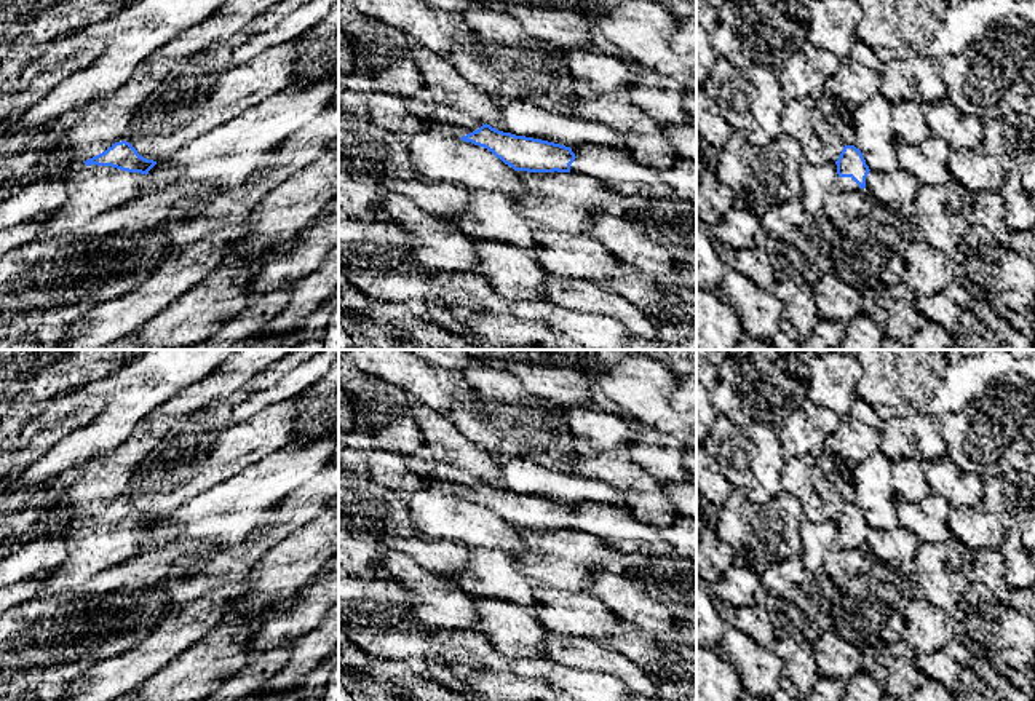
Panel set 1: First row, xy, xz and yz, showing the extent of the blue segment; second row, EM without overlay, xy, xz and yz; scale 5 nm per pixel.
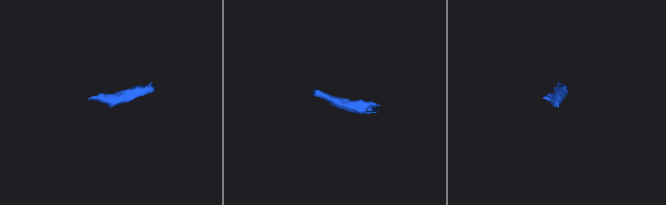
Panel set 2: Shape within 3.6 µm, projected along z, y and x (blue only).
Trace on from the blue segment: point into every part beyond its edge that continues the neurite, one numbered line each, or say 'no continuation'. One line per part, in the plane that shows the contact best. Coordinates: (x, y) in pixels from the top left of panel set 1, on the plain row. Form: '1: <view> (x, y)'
1: xy (91, 548)

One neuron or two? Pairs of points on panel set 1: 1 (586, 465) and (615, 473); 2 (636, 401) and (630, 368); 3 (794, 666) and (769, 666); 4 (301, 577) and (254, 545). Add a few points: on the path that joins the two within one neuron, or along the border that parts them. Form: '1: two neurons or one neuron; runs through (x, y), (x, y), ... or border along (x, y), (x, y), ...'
1: one neuron; runs through (593, 465), (609, 467)
2: one neuron; runs through (636, 393), (633, 376)
3: two neurons; border along (770, 649), (781, 661), (783, 674)
4: two neurons; border along (296, 530), (275, 543), (246, 578)

